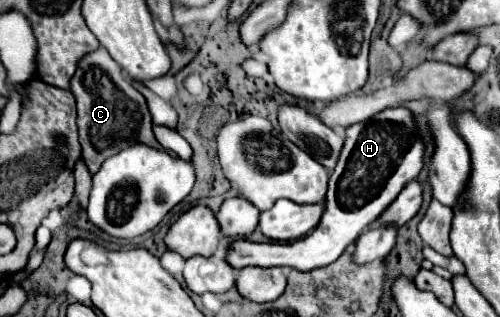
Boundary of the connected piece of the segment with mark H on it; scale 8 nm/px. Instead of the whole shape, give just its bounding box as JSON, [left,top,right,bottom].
[226,107,424,271]

